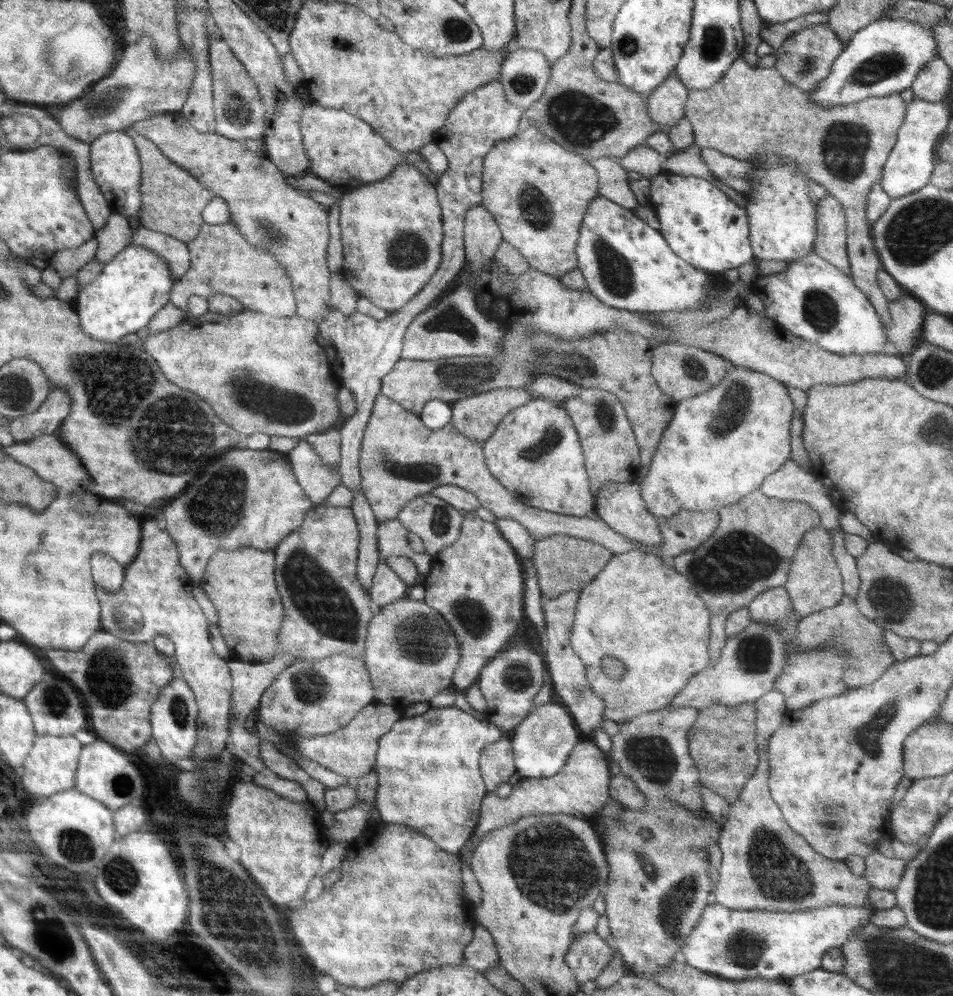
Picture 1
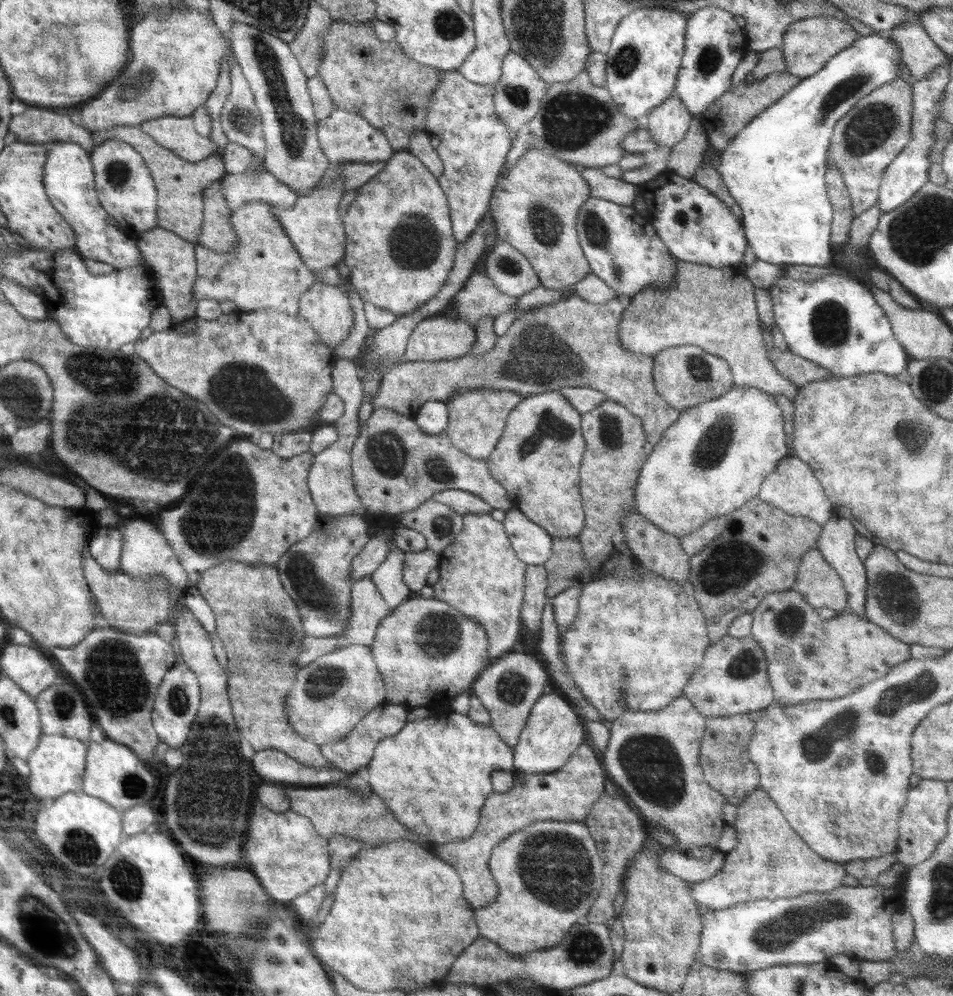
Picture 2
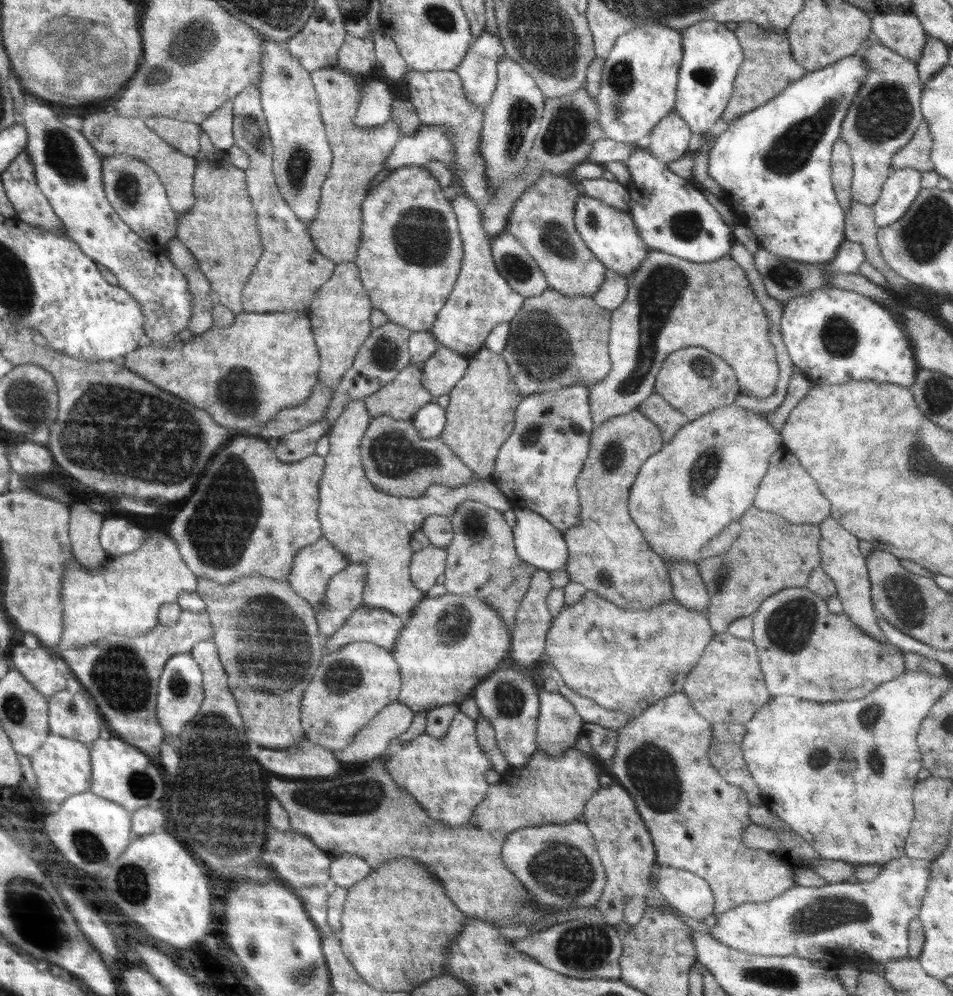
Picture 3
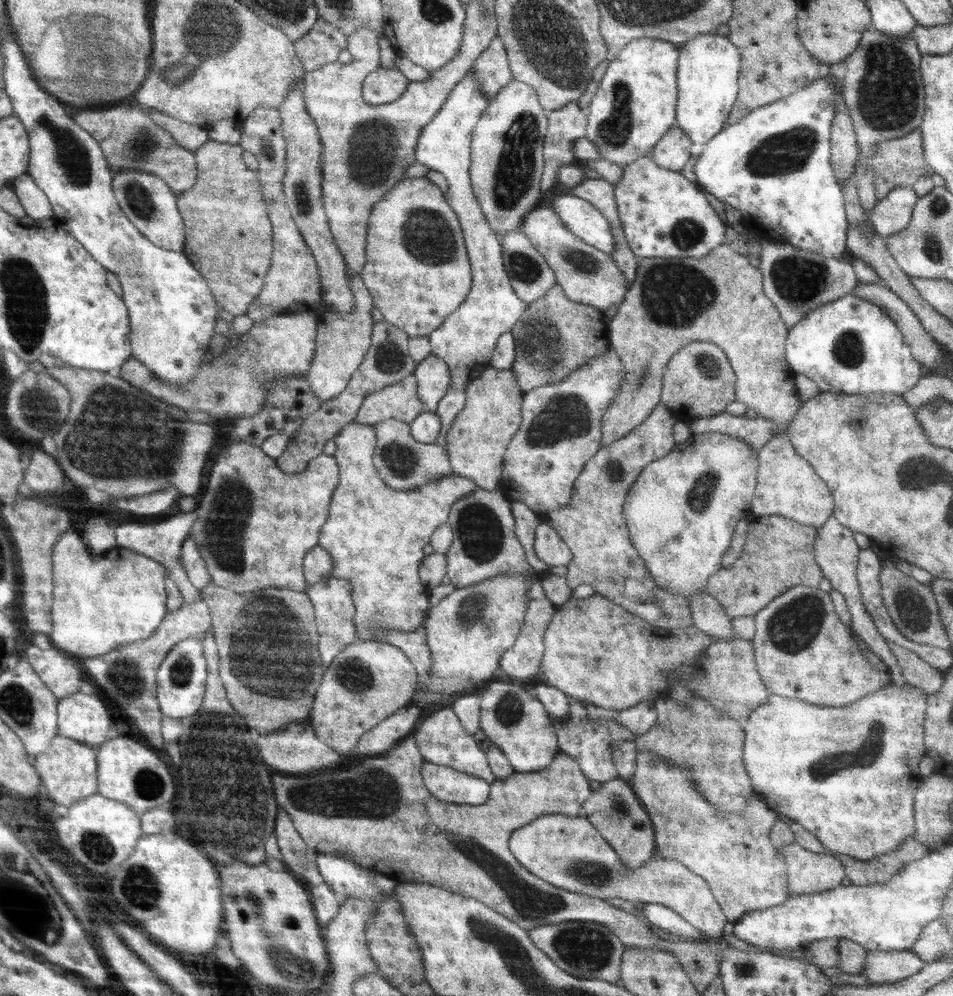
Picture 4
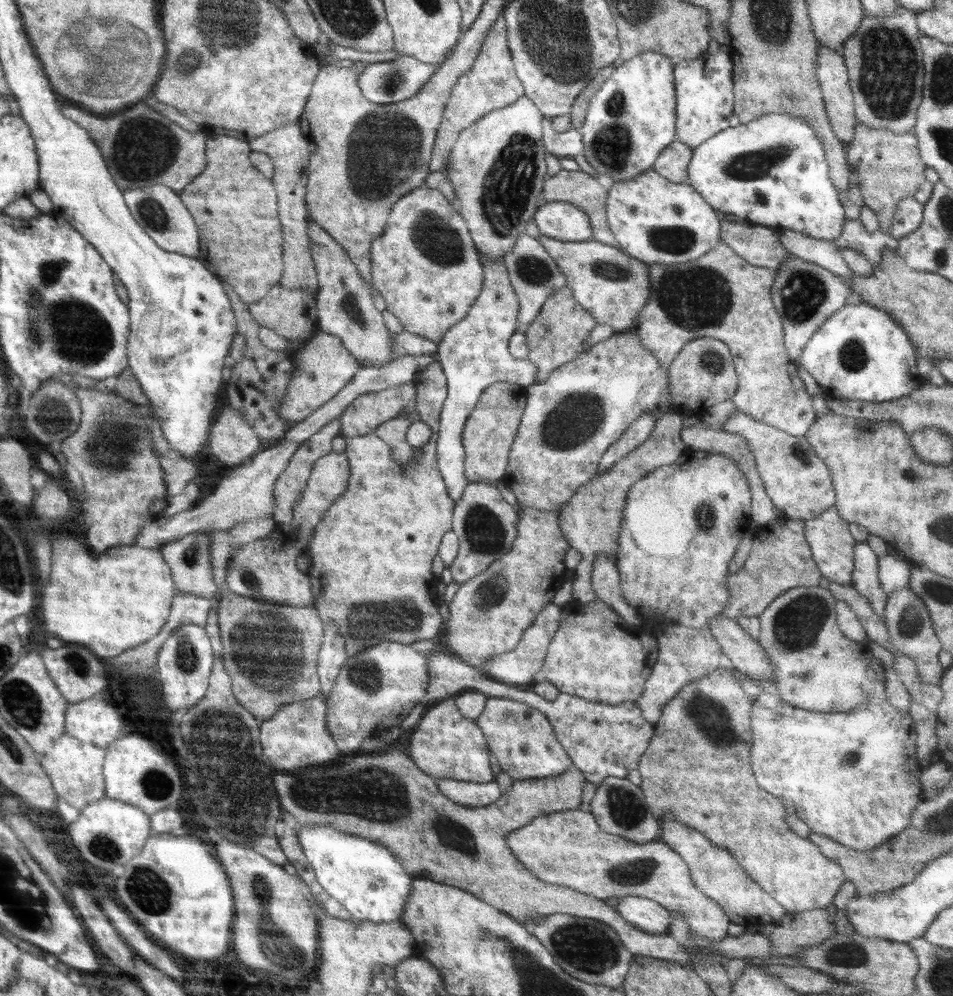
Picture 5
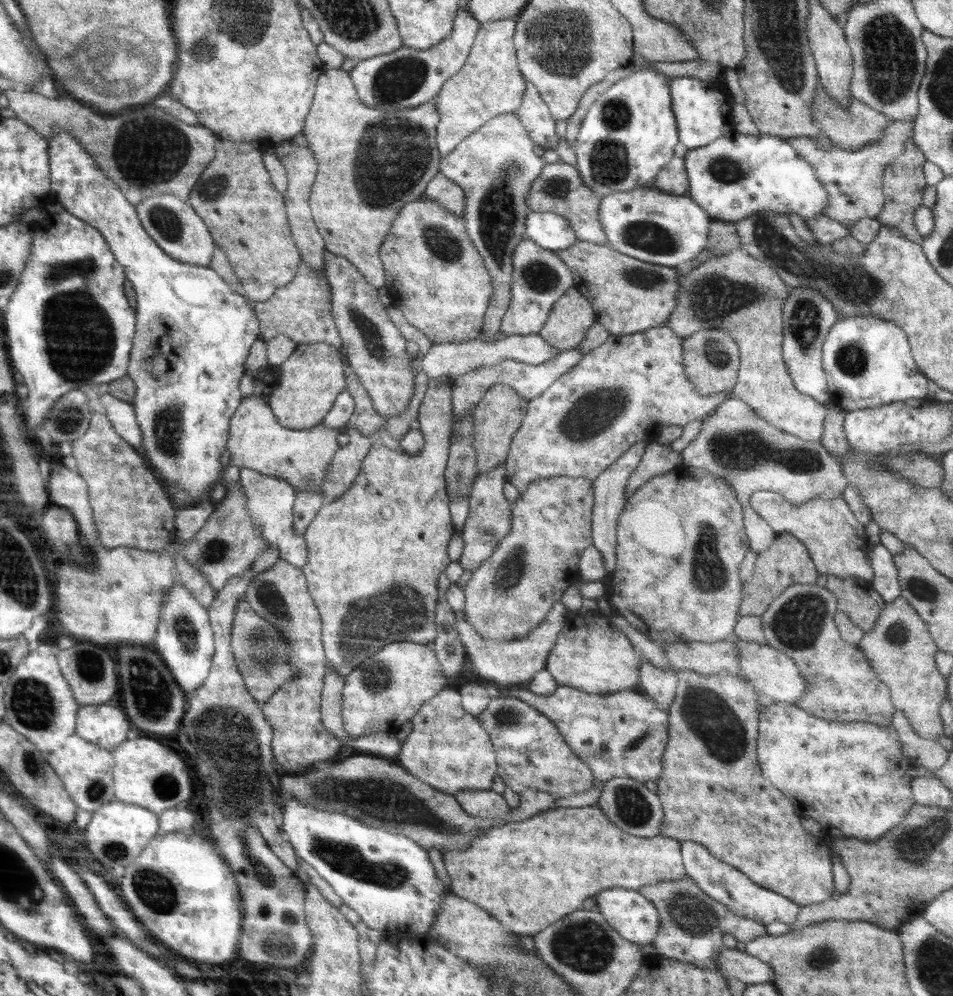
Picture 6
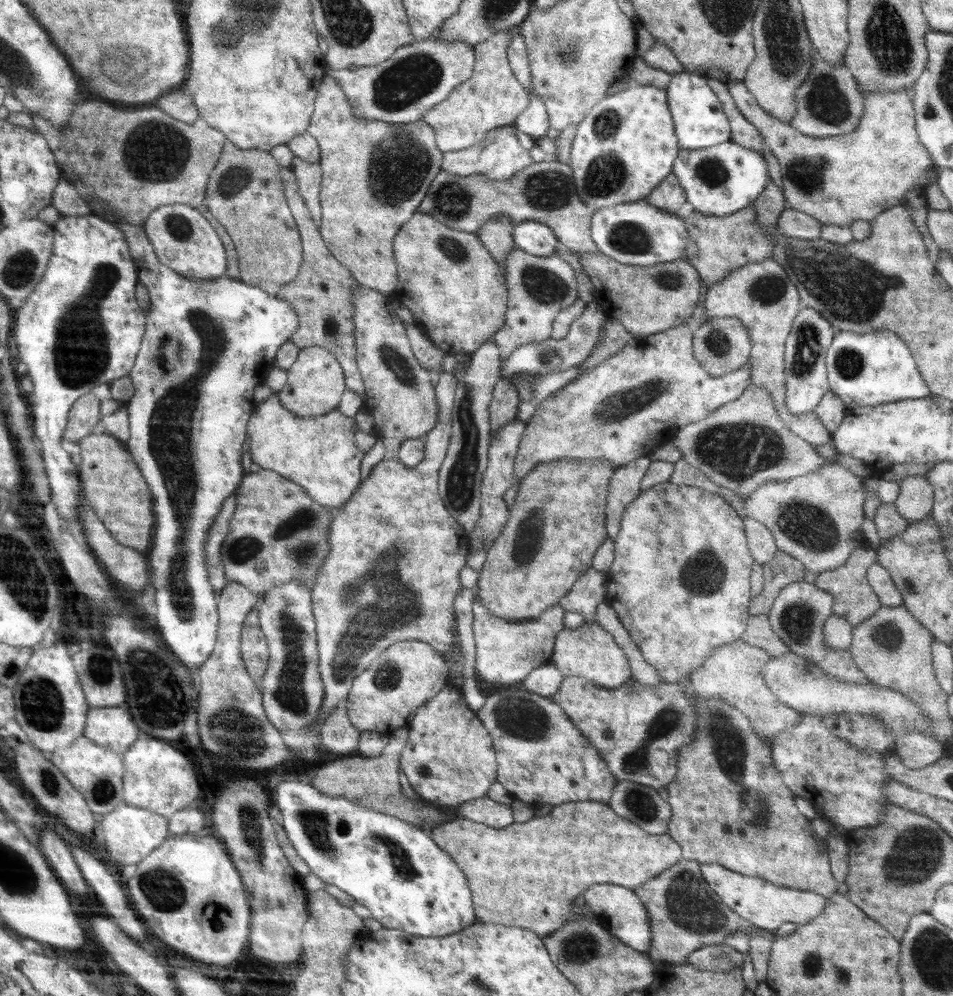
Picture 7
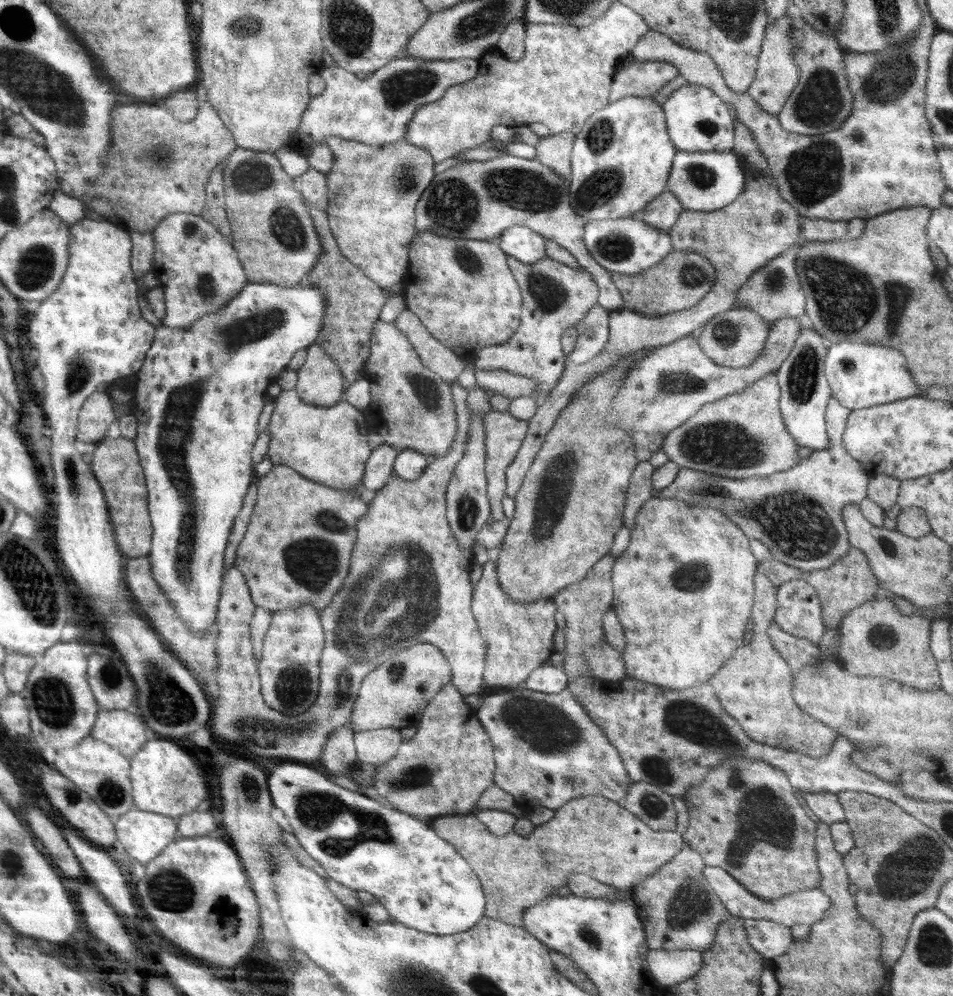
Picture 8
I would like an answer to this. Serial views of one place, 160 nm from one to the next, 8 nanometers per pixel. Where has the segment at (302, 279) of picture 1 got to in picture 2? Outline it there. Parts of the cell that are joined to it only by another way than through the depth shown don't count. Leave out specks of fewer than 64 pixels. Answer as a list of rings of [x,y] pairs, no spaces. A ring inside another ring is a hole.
[[[162,116],[142,122],[139,128],[158,144],[191,163],[212,155],[223,158],[212,139],[198,134],[191,117]],[[336,179],[331,185],[312,189],[308,196],[300,197],[290,209],[273,208],[285,235],[288,235],[312,273],[318,274],[324,269],[333,269],[345,256],[346,233],[343,217],[338,213],[338,206],[344,194],[343,182]],[[317,278],[299,302],[299,314],[310,323],[320,343],[334,354],[335,348],[344,341],[344,337],[348,337],[354,324],[351,304],[336,304],[344,300],[344,294],[340,300],[336,298],[332,284]]]

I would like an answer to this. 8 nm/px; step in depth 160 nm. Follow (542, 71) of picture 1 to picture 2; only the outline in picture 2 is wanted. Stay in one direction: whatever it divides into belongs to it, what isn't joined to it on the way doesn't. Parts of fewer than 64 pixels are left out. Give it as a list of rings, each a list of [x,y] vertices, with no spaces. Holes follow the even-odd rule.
[[[512,51],[506,53],[500,79],[494,88],[494,110],[500,121],[512,131],[512,135],[516,136],[538,114],[548,88],[549,85],[542,81],[536,70],[522,56]]]

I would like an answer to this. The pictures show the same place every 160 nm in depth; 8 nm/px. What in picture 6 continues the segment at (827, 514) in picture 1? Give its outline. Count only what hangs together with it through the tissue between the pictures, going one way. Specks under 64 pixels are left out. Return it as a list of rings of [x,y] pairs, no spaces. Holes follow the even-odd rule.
[[[734,395],[702,421],[700,432],[681,452],[682,464],[703,468],[714,476],[723,478],[734,489],[738,502],[742,504],[749,549],[757,555],[770,548],[776,534],[748,504],[753,492],[770,490],[782,495],[789,503],[798,505],[816,497],[842,497],[843,490],[849,483],[840,460],[828,452],[821,441],[802,440],[768,424],[749,404]]]

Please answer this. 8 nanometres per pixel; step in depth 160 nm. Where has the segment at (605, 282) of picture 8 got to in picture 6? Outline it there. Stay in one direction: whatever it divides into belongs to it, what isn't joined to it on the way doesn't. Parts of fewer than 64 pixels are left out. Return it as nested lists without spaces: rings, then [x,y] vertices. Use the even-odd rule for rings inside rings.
[[[560,160],[546,163],[540,176],[529,186],[527,208],[532,212],[555,212],[565,216],[574,229],[578,241],[588,241],[594,244],[608,244],[606,233],[599,221],[599,207],[602,198],[588,188],[577,172],[577,168]],[[438,173],[424,190],[424,198],[438,202],[442,207],[456,216],[464,216],[464,192],[453,180],[446,178],[442,173]]]

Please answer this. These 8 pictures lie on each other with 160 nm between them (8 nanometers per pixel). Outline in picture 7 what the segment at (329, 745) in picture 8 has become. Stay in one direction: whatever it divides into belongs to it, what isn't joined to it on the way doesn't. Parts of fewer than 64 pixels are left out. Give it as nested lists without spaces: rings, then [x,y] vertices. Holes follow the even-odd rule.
[[[339,702],[320,724],[319,738],[321,748],[332,754],[357,754],[359,730],[354,728],[347,715],[344,702]]]

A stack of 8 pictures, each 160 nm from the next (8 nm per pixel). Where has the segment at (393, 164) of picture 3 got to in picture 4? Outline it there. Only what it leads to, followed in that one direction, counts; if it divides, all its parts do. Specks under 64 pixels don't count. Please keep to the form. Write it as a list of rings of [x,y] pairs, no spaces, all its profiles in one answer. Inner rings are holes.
[[[472,68],[450,91],[444,107],[425,128],[422,128],[415,152],[418,163],[443,174],[447,180],[449,187],[445,193],[446,202],[457,214],[463,230],[473,280],[466,300],[463,300],[462,304],[428,337],[432,354],[446,361],[452,379],[435,412],[441,422],[441,431],[435,443],[442,447],[445,446],[446,435],[455,416],[458,416],[465,407],[467,384],[482,376],[482,373],[491,366],[491,356],[500,336],[513,329],[527,307],[512,288],[503,263],[500,236],[491,230],[486,222],[484,213],[474,197],[469,177],[472,132],[488,104],[489,100],[484,97],[482,85],[474,77]]]

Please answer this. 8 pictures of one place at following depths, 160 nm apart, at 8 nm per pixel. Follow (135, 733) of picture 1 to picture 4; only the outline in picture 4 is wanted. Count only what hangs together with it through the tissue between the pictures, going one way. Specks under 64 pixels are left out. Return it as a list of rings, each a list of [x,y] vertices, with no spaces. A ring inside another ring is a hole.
[[[203,600],[192,604],[184,603],[176,612],[167,612],[160,626],[146,640],[132,644],[122,644],[108,654],[92,657],[78,657],[83,666],[87,681],[92,683],[97,691],[106,692],[106,696],[116,702],[116,706],[128,714],[132,724],[142,732],[150,744],[156,746],[162,753],[162,734],[160,724],[163,712],[160,710],[156,696],[156,676],[158,667],[162,664],[168,651],[181,640],[204,640],[206,632],[211,630],[211,612]]]

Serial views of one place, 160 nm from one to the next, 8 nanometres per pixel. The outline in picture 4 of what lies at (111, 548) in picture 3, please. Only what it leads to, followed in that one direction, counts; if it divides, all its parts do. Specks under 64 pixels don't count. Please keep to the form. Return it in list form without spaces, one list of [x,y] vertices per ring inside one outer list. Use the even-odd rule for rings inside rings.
[[[196,511],[182,512],[177,515],[172,515],[164,521],[151,525],[142,525],[140,523],[119,523],[116,527],[115,540],[116,546],[126,548],[136,554],[142,554],[151,560],[158,561],[168,571],[170,579],[172,579],[180,593],[182,594],[183,603],[192,604],[201,600],[201,592],[190,582],[186,572],[181,566],[180,549],[188,537],[193,524],[197,517]]]

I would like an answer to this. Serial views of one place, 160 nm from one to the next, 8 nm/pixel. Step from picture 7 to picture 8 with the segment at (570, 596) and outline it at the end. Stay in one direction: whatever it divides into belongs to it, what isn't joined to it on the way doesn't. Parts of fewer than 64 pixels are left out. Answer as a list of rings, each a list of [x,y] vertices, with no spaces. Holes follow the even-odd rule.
[[[605,555],[594,564],[594,567],[590,569],[581,582],[572,584],[570,587],[561,588],[552,597],[557,611],[562,613],[566,618],[566,627],[563,629],[566,657],[564,657],[562,667],[568,678],[580,676],[591,677],[589,662],[585,657],[585,650],[591,648],[591,646],[599,646],[605,638],[603,617],[611,611],[612,601],[614,601],[612,585],[614,560],[614,557]]]

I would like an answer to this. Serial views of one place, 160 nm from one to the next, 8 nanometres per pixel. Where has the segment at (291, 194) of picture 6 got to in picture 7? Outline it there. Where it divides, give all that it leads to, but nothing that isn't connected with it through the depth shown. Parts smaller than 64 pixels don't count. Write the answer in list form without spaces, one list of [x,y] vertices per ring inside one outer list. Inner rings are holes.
[[[294,157],[290,169],[296,175],[298,192],[310,209],[311,220],[320,226],[322,220],[322,211],[320,208],[320,187],[322,180],[321,166],[318,162],[310,162]]]

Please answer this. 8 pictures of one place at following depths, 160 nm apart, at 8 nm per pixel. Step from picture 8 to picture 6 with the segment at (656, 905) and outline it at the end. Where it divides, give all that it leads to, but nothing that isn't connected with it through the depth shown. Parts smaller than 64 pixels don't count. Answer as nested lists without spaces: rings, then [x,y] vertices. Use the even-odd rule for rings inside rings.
[[[684,875],[675,881],[640,887],[637,891],[657,908],[661,923],[652,942],[653,953],[664,958],[690,963],[704,970],[710,969],[724,977],[715,958],[723,947],[725,934],[734,935],[737,941],[745,944],[758,936],[767,935],[767,928],[763,924],[729,911],[724,904],[711,899],[691,876]]]

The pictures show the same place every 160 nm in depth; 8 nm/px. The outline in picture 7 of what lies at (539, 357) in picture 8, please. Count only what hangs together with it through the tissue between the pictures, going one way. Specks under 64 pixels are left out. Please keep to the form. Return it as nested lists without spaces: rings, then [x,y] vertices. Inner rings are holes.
[[[512,249],[505,258],[508,310],[502,328],[494,336],[500,348],[500,358],[507,360],[513,351],[523,344],[550,339],[554,319],[563,308],[568,308],[579,299],[578,283],[572,266],[556,255],[534,256]]]

